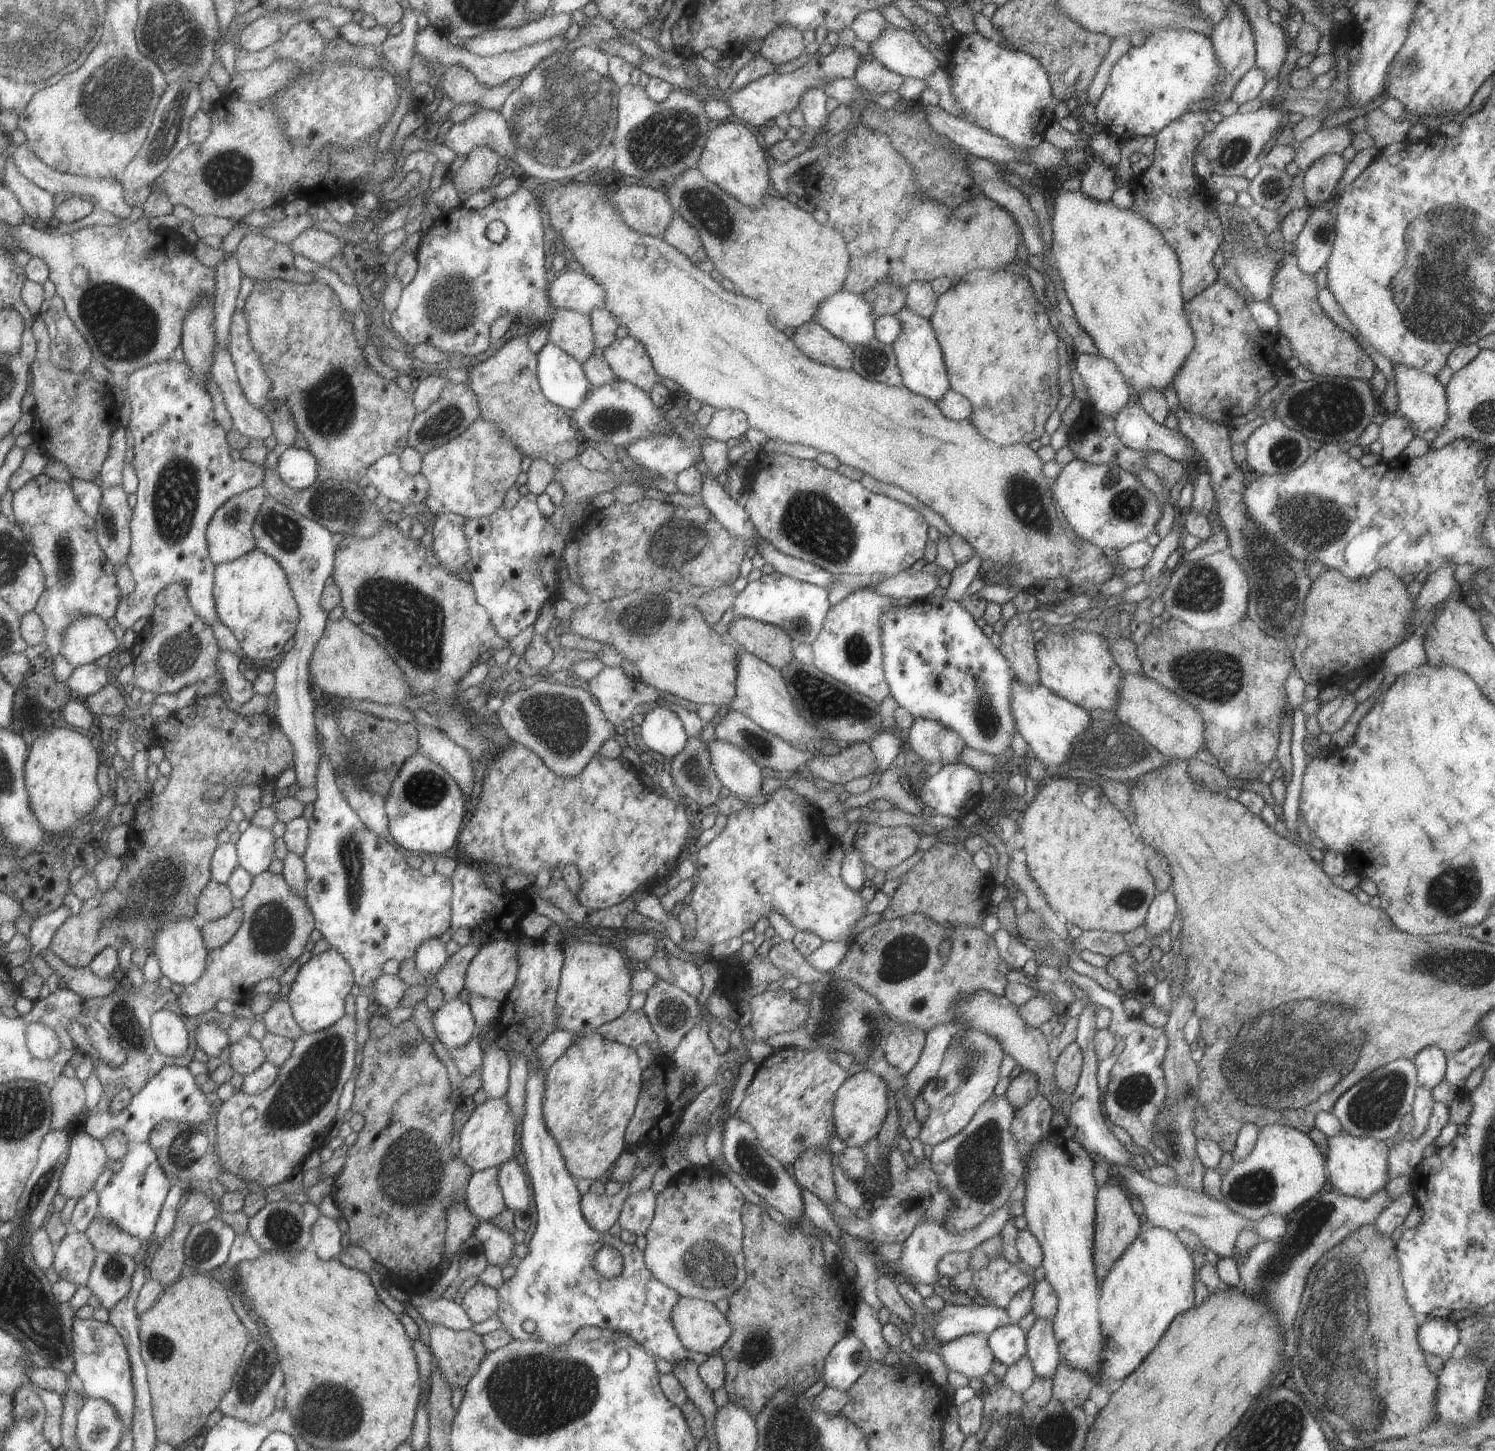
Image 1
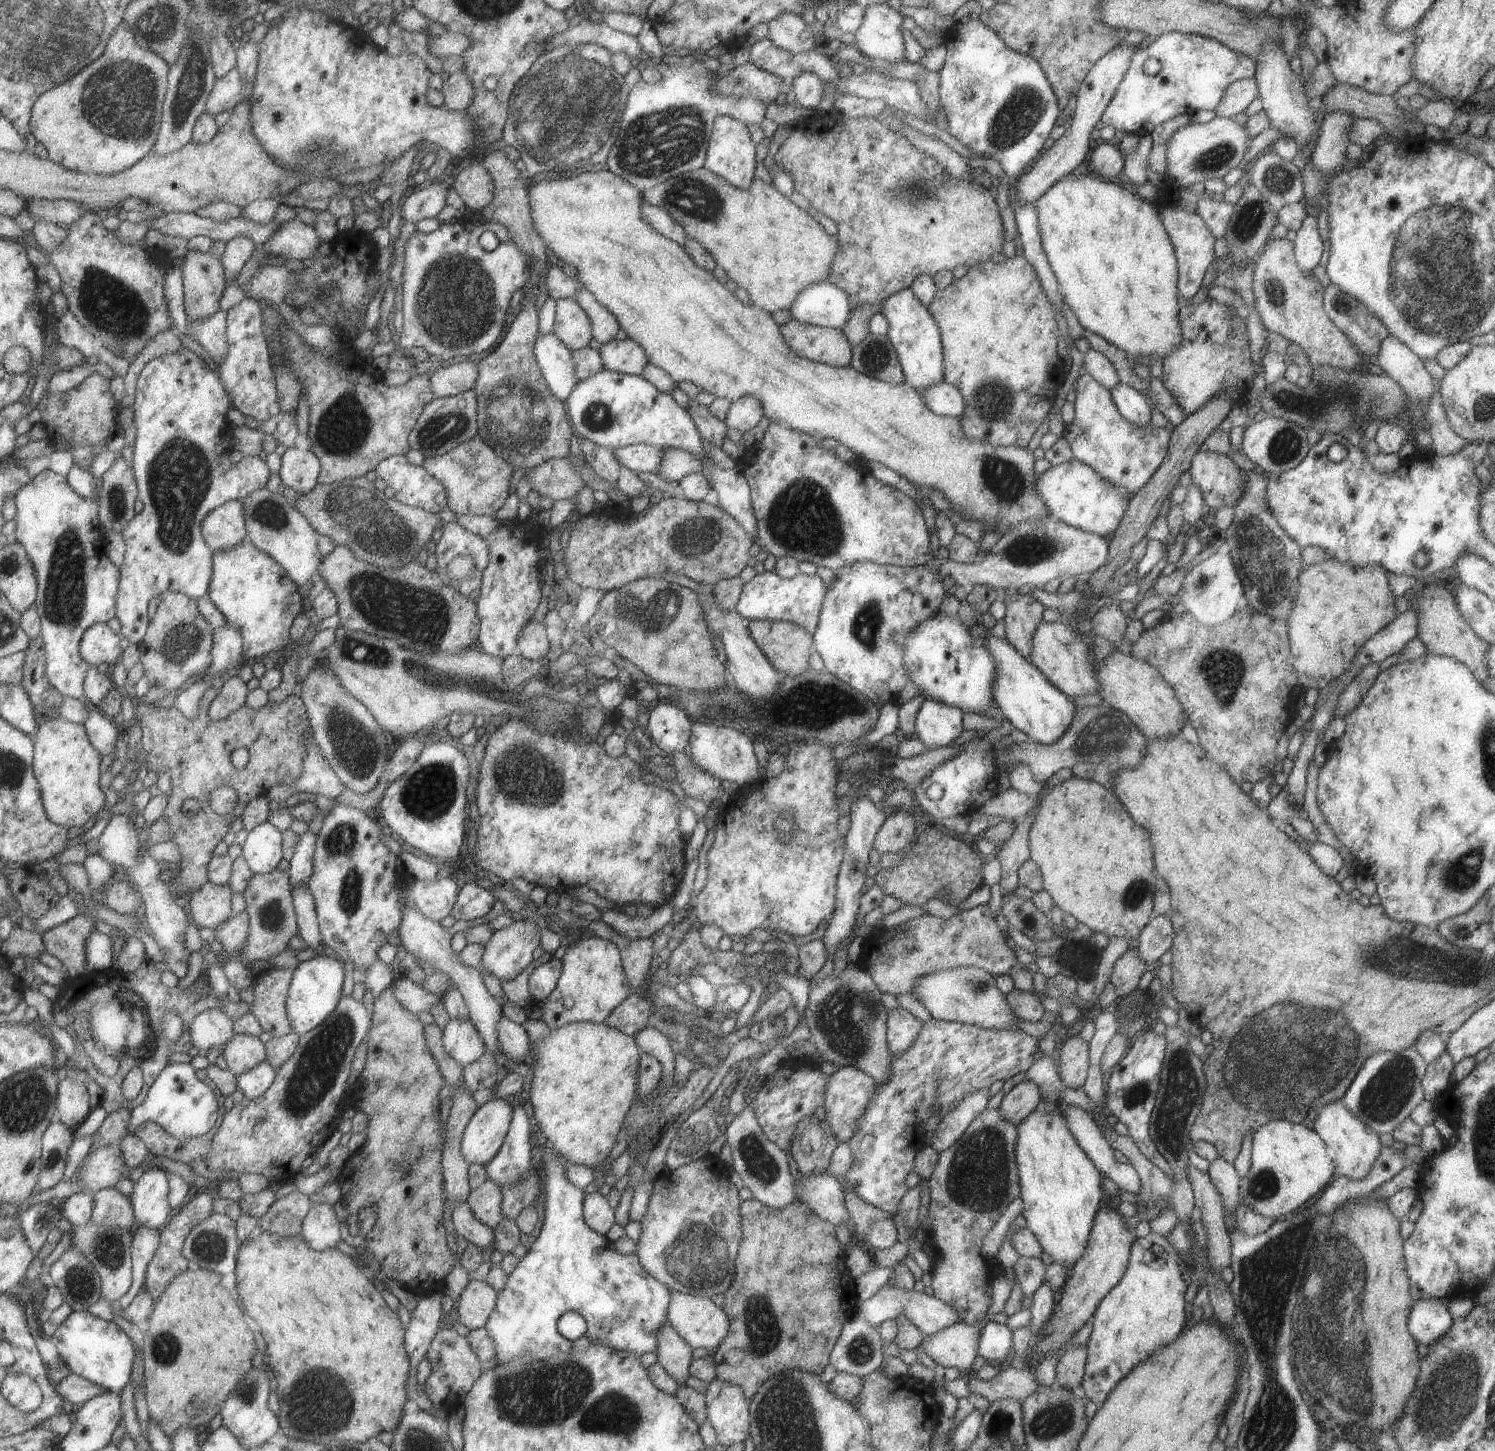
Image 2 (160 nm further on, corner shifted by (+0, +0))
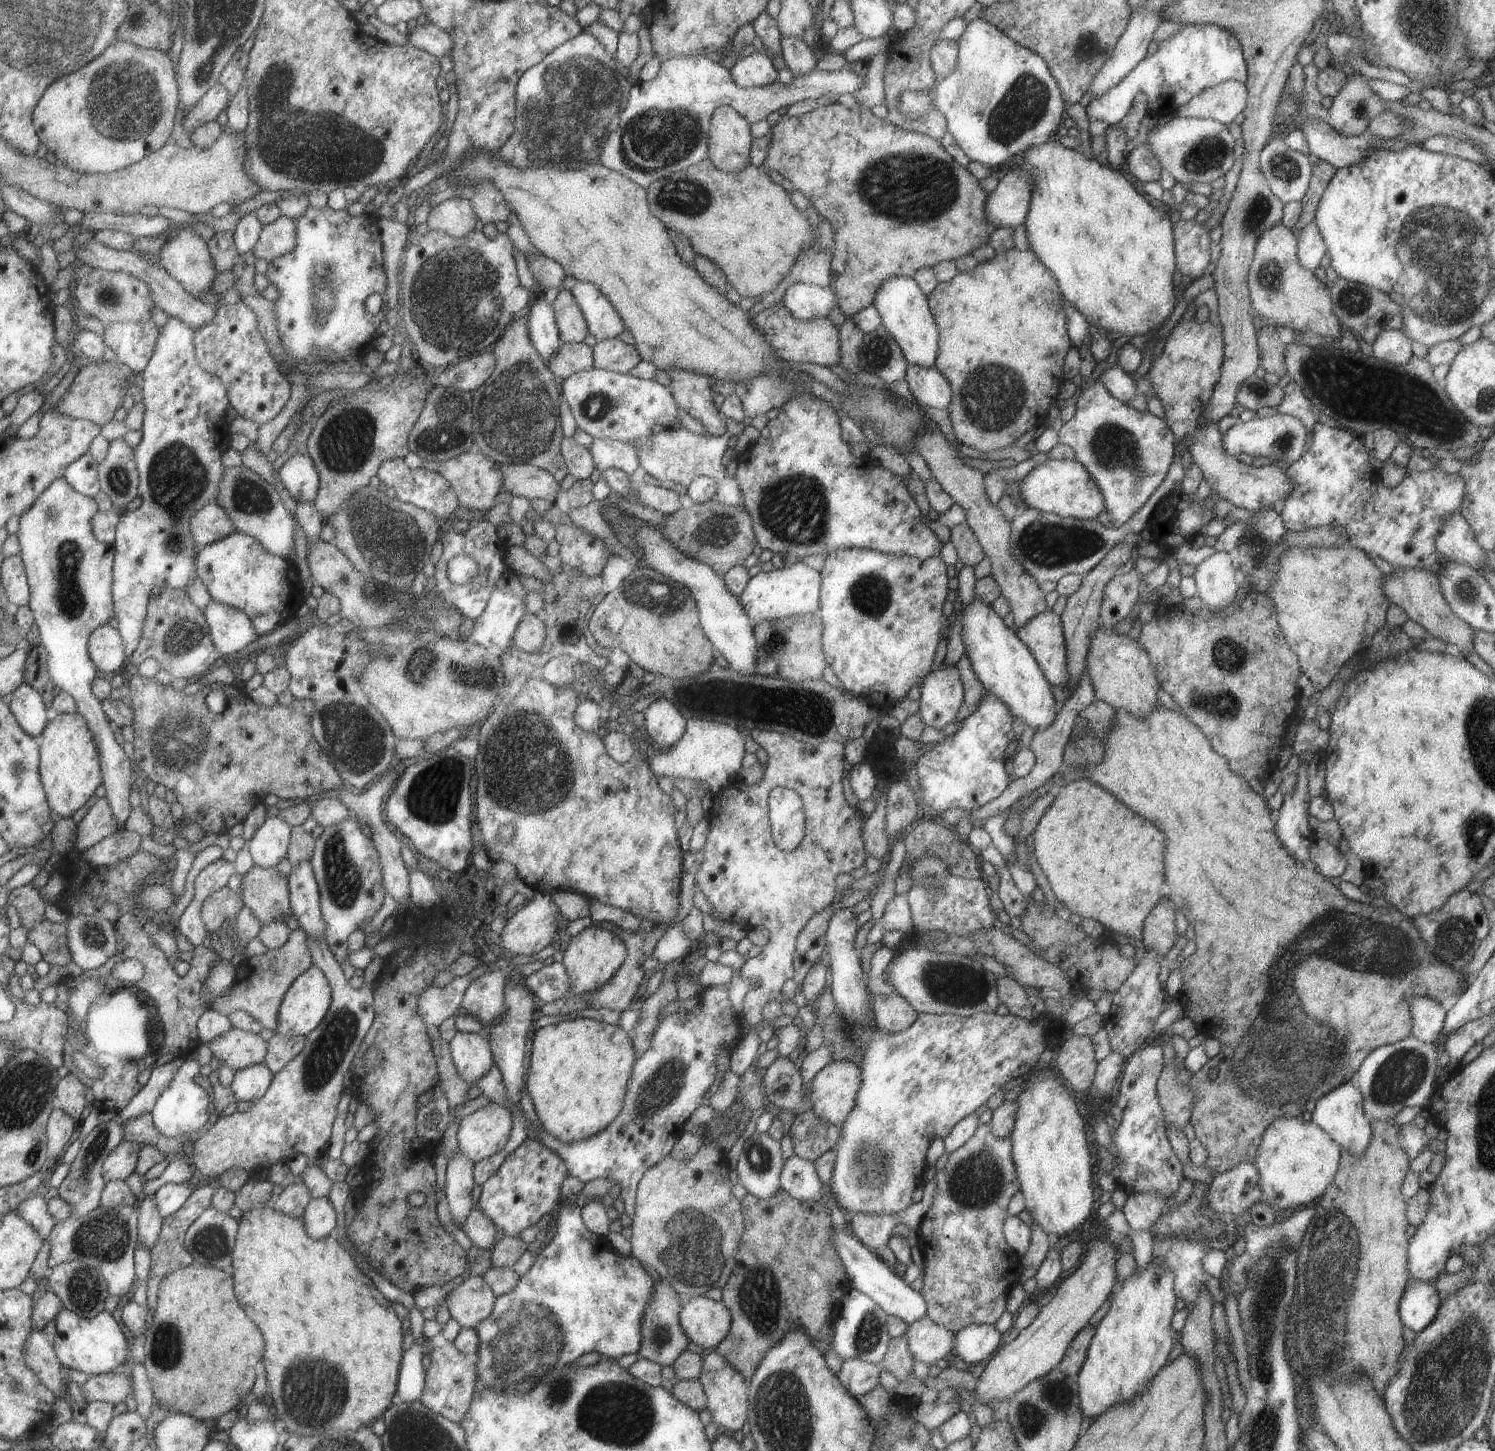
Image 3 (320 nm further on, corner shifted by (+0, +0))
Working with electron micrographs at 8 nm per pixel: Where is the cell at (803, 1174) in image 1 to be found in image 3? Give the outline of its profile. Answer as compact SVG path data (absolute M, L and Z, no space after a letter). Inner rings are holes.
M811 1108L793 1116L788 1132L793 1152L809 1162L833 1149L840 1136L837 1125L819 1118Z

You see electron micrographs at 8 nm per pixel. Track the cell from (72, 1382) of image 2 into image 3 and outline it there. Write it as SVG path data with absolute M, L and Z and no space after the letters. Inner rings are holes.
M119 1371L90 1375L86 1378L87 1382L82 1387L82 1392L89 1403L91 1401L109 1401L119 1404L129 1394L133 1395L135 1392L131 1375Z

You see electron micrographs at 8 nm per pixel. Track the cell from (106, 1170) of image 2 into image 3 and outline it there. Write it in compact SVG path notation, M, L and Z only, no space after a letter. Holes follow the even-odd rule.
M123 1141L111 1154L104 1164L104 1175L109 1181L127 1180L136 1172L143 1145Z

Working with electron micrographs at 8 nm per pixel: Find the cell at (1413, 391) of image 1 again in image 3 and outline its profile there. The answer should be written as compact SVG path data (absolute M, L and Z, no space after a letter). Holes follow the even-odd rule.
M1383 329L1371 343L1372 354L1376 359L1403 365L1413 356L1411 340L1399 329Z

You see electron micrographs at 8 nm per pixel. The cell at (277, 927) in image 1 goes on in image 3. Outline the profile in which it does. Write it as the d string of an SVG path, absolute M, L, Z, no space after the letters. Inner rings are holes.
M257 864L244 874L241 882L241 896L247 907L259 917L265 925L273 920L283 920L283 915L290 912L289 880L275 867L263 868Z

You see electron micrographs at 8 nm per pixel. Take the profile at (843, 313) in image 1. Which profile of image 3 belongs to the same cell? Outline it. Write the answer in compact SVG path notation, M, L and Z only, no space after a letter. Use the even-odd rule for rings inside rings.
M800 282L790 284L781 299L790 315L797 320L827 317L831 307L837 304L831 288Z

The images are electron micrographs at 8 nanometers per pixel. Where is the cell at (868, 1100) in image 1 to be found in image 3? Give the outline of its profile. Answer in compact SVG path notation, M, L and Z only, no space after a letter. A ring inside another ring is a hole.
M832 1060L815 1073L806 1093L811 1110L840 1128L861 1084L858 1066L852 1060Z

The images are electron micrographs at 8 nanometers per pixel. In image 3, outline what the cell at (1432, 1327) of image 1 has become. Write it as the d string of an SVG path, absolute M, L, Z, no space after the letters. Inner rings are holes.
M1409 1276L1398 1302L1402 1325L1418 1333L1433 1320L1439 1303L1440 1294L1433 1282Z

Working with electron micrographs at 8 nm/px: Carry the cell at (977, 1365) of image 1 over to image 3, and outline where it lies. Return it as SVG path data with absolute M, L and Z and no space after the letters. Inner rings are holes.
M927 1315L908 1324L904 1337L914 1361L924 1362L929 1366L940 1358L948 1360L953 1357L954 1334L929 1320Z

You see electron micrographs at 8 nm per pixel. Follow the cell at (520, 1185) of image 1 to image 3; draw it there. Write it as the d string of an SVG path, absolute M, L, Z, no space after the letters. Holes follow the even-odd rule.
M507 977L503 997L503 1012L493 1019L490 1025L484 1027L484 1035L486 1036L490 1051L492 1052L494 1065L501 1071L504 1090L510 1100L510 1112L512 1114L512 1129L508 1136L508 1141L505 1146L494 1155L478 1160L474 1163L473 1178L474 1184L483 1184L487 1177L500 1167L506 1154L515 1150L519 1144L523 1143L528 1138L524 1127L523 1112L519 1105L520 1088L522 1087L523 1060L525 1060L525 1042L533 1030L533 1022L537 1017L537 1008L534 1005L535 996L528 991L528 988L523 984L523 980L518 977Z

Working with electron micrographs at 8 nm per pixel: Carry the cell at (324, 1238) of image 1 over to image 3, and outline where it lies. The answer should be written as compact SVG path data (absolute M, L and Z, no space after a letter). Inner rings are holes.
M327 1197L309 1199L301 1216L312 1239L325 1238L335 1228L335 1209Z

